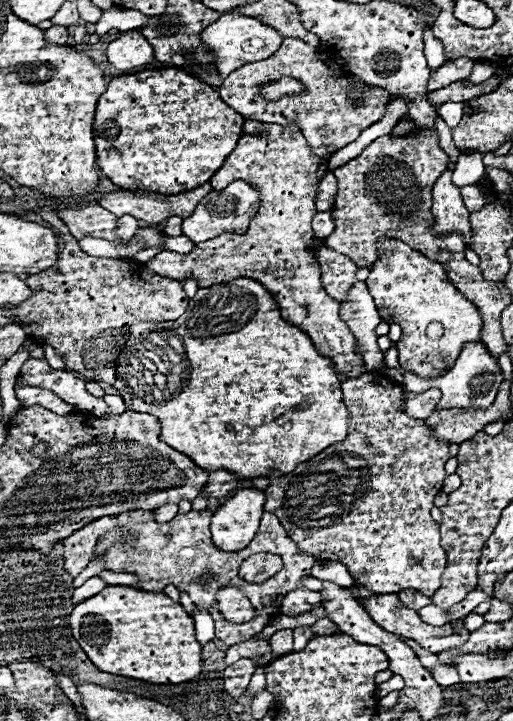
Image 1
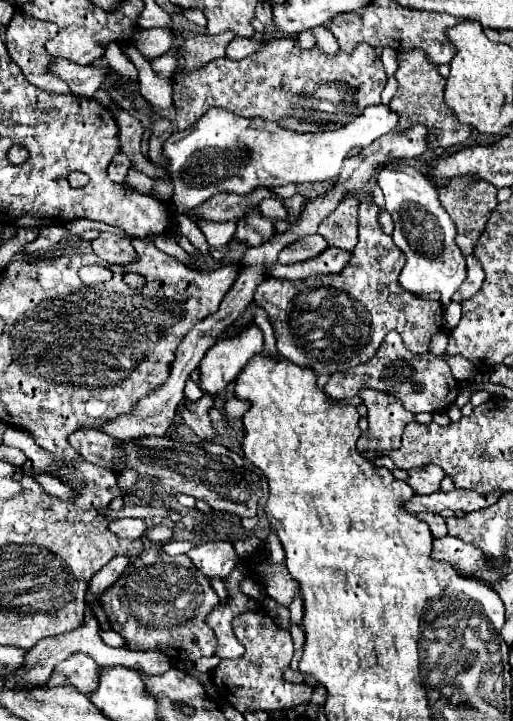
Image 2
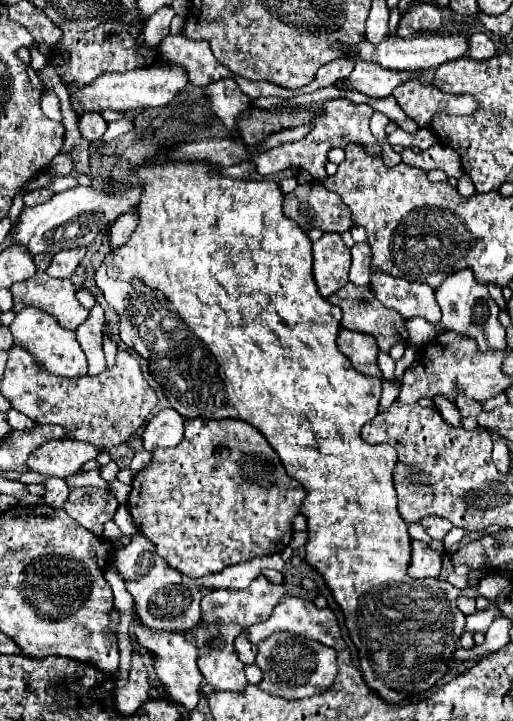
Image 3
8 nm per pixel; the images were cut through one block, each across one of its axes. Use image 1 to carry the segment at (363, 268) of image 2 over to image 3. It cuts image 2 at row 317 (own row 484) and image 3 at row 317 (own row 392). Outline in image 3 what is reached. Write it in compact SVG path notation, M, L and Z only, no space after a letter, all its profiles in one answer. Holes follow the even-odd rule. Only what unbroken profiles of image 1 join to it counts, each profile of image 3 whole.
M348 282L344 288L336 290L332 296L328 296L328 302L330 304L338 304L342 308L342 312L344 312L342 328L350 328L350 330L356 330L356 332L372 334L382 352L388 352L394 344L408 346L410 334L406 330L406 320L400 314L396 314L394 310L386 308L384 304L380 304L380 300L376 300L374 292L368 286L356 286L356 284Z

